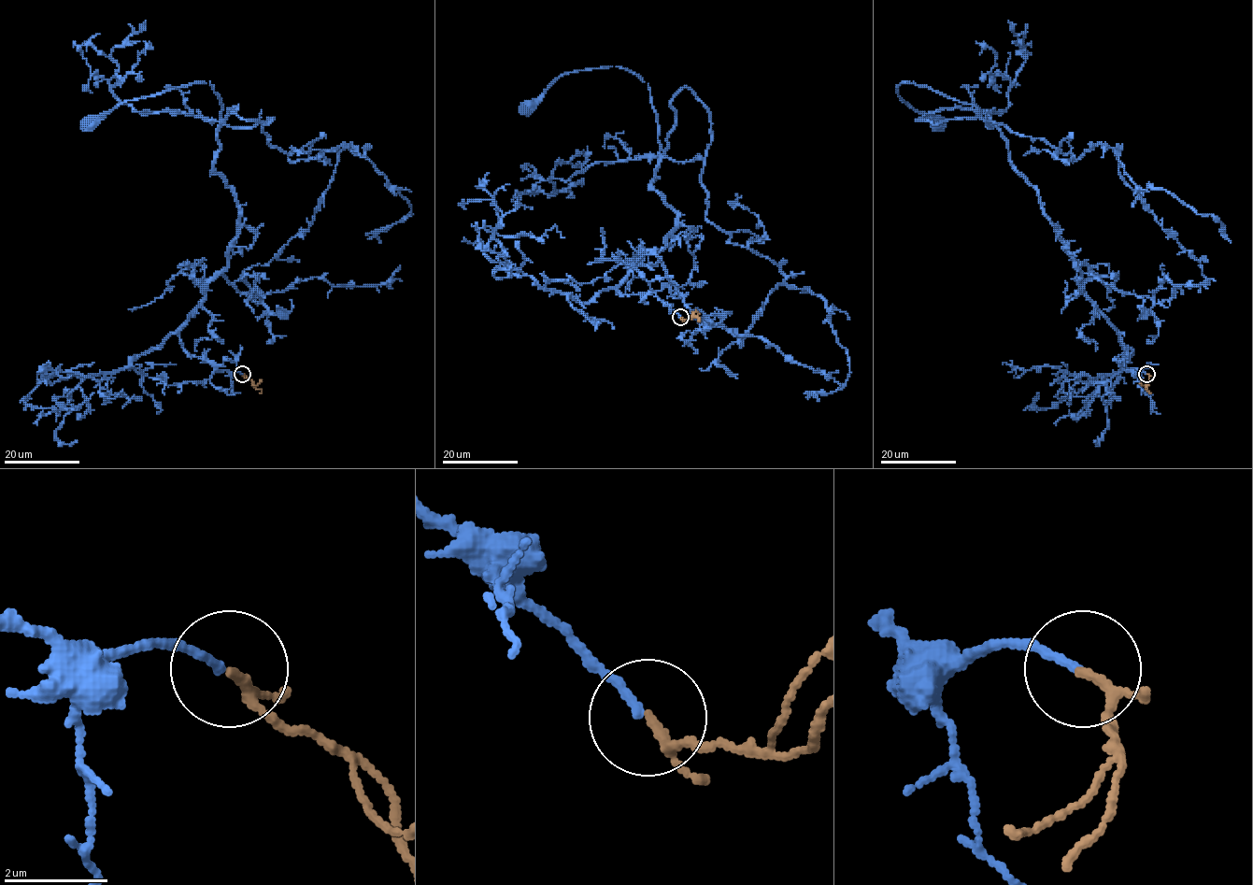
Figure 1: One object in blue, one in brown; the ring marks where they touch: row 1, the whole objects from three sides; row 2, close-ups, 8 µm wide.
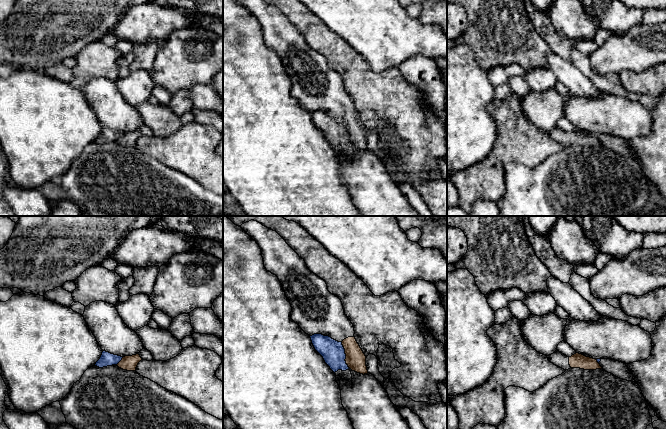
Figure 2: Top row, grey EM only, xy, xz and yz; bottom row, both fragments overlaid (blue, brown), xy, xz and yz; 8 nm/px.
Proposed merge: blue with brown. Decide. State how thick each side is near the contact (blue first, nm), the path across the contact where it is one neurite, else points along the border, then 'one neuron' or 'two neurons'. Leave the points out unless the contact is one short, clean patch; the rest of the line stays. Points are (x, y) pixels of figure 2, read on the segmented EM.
calibres 190 and 160 nm; border xz (341, 342), (344, 348), (345, 363), (349, 367); two neurons

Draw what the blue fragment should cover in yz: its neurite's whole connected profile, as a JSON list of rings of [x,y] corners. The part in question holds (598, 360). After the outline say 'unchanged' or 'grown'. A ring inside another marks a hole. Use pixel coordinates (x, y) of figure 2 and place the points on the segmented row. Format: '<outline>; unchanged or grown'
[[[596,359],[596,360],[604,371],[611,373],[620,379],[636,383],[635,377],[629,371],[626,364],[612,359]]]; grown

